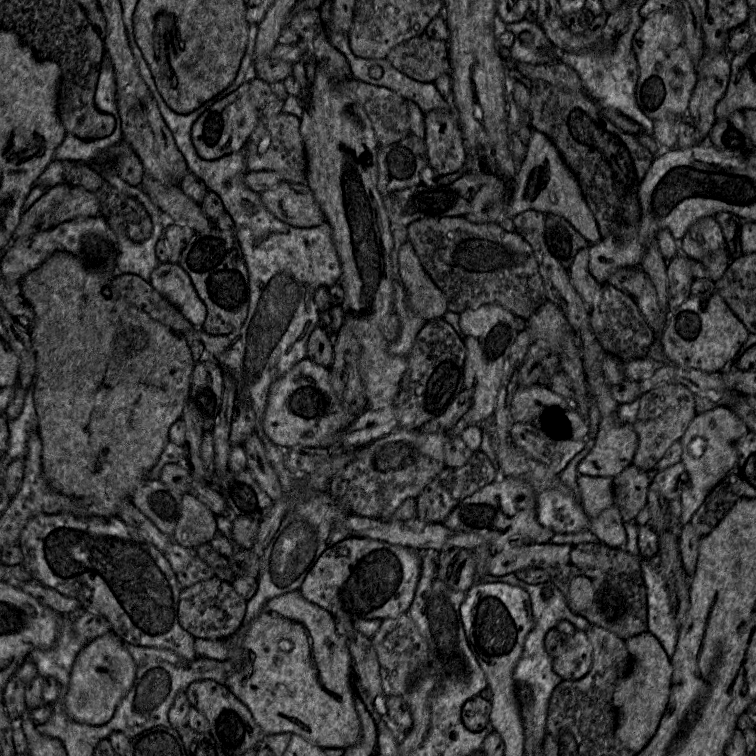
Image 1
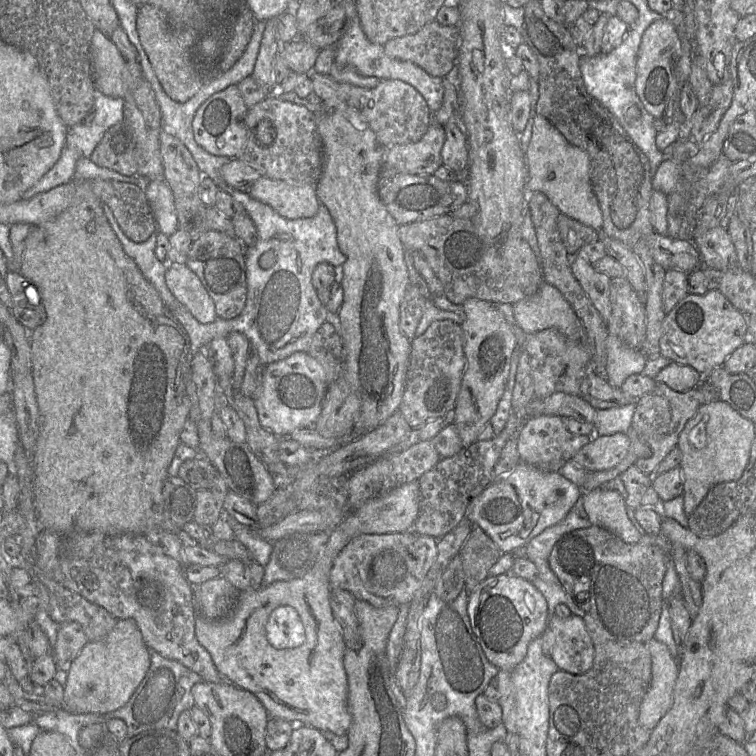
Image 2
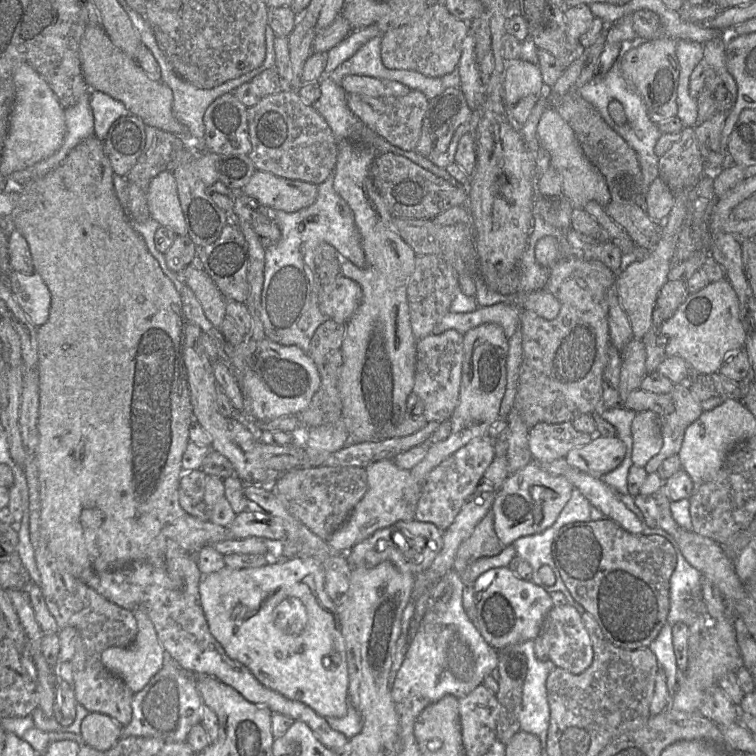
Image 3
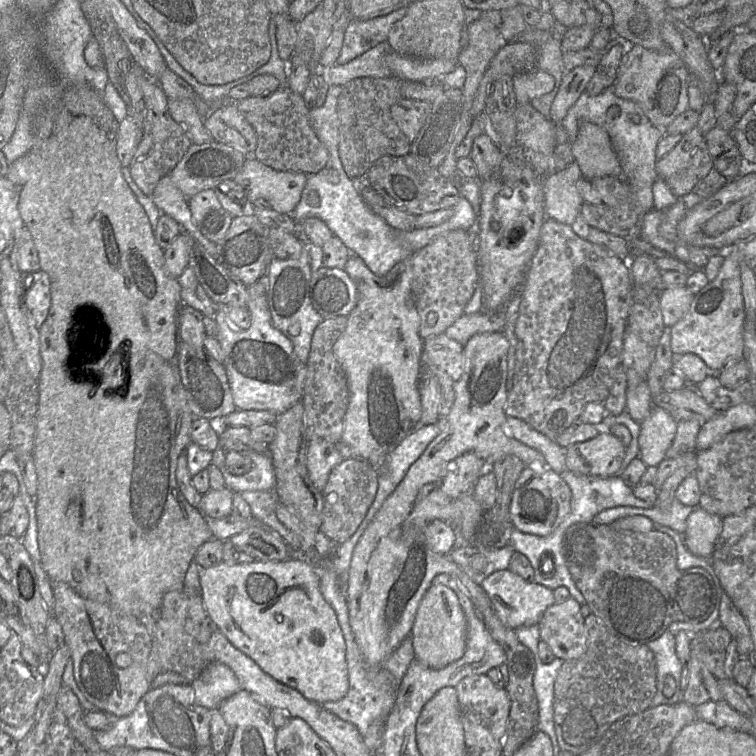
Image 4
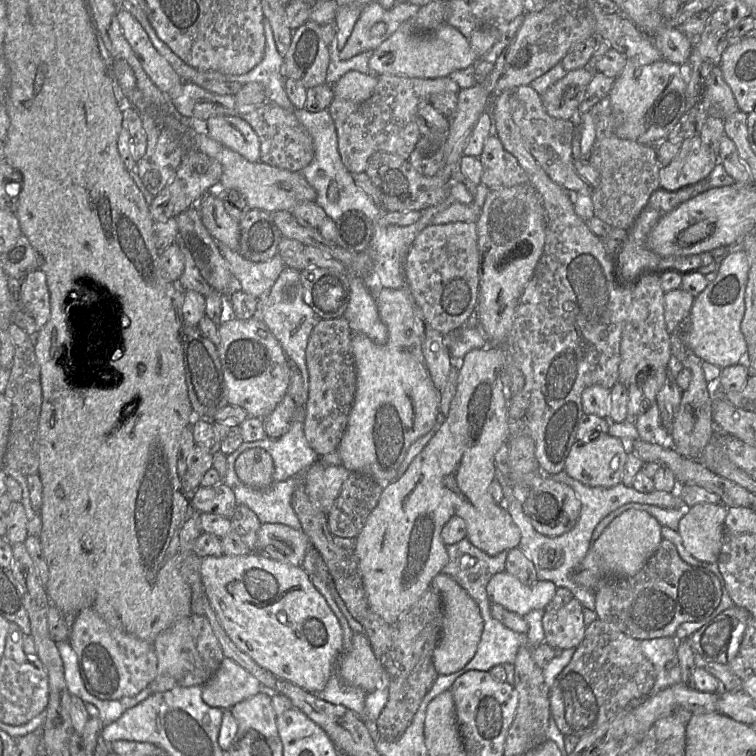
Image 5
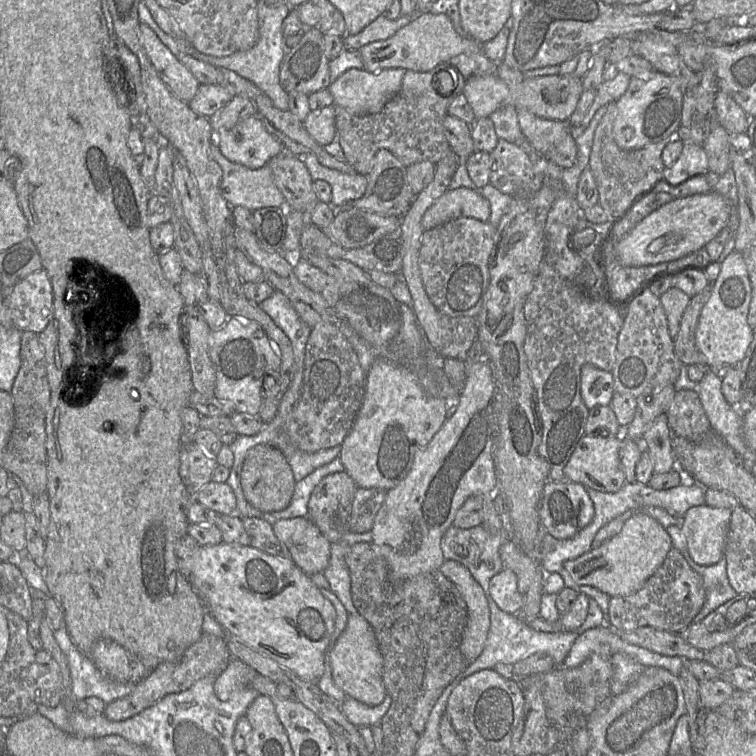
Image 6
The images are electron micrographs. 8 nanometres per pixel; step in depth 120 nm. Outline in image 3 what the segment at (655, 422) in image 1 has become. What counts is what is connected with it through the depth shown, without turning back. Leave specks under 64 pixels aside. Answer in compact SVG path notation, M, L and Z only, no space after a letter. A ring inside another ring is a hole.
M687 383L675 384L669 395L671 396L670 404L666 406L664 414L658 414L663 446L659 453L644 466L648 474L657 472L665 459L678 455L686 429L704 411Z

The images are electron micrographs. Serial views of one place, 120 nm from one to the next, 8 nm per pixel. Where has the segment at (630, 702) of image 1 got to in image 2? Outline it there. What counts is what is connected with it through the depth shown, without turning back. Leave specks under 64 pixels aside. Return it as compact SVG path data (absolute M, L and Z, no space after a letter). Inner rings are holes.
M655 638L644 645L651 656L651 682L640 706L639 721L652 731L672 705L678 662L668 647Z

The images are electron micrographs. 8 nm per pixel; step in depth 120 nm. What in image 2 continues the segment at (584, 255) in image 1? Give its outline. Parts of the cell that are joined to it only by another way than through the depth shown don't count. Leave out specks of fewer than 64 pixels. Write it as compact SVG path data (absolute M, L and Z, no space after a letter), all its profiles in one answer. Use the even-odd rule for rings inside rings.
M576 253L572 257L570 268L573 276L606 323L611 315L609 297L611 279L607 275L598 272L580 253Z

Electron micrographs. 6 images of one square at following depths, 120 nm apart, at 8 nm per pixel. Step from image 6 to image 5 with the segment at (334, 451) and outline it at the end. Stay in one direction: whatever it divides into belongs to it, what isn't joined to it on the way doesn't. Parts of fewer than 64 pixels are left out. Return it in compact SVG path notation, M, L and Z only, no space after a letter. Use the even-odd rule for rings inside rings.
M298 407L289 430L278 439L258 440L258 446L267 451L274 463L273 481L281 482L303 473L321 457L309 446L303 432L305 409Z

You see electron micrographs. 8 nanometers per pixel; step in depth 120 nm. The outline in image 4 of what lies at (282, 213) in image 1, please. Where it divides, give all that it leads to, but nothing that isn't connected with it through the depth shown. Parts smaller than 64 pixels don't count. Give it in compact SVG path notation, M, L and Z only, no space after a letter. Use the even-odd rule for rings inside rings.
M247 156L241 171L230 182L245 191L248 206L267 207L280 213L291 214L301 199L306 181L307 175L304 173L277 171L253 156Z

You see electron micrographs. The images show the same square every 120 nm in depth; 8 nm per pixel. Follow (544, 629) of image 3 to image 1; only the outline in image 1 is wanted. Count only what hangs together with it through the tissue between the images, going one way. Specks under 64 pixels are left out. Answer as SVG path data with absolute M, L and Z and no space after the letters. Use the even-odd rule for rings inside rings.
M576 629L562 653L553 658L553 670L563 680L578 680L589 672L592 661L592 646L586 632Z

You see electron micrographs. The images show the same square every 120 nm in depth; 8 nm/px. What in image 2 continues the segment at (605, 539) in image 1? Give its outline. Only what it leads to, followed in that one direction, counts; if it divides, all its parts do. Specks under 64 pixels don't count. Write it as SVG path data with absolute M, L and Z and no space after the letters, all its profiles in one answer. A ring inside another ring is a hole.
M604 487L582 494L587 517L592 525L605 528L628 544L640 541L640 534L626 514L625 500L616 490Z

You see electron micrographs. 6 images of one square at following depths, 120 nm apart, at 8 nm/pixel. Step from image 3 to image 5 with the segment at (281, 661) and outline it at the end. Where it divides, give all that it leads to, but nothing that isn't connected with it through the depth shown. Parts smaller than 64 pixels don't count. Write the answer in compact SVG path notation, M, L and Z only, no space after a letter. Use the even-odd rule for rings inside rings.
M253 552L242 556L227 556L222 554L219 557L207 556L202 558L200 561L200 576L204 593L212 609L224 631L239 650L247 654L256 664L268 670L279 679L287 680L311 693L318 693L323 690L331 676L334 665L338 661L339 655L342 654L343 630L327 601L315 588L309 574L301 566L276 561L263 554Z

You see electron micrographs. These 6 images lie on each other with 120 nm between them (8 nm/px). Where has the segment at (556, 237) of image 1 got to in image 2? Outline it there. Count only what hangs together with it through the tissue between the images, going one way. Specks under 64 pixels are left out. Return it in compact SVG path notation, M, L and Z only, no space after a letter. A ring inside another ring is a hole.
M564 214L558 216L557 227L570 257L573 257L582 246L600 239L599 231Z

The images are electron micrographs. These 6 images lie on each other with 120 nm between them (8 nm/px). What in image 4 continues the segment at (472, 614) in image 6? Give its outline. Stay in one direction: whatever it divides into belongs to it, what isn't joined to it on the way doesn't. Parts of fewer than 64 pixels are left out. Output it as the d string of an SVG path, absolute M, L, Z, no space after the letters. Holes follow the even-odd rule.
M432 584L424 594L410 634L415 658L432 669L442 669L460 659L466 650L467 621L455 592L441 584Z

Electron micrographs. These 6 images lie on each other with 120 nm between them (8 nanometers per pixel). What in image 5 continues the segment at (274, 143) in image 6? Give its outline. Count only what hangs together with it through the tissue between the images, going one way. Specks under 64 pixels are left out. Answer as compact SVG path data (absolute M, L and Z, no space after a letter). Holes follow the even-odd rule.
M215 116L203 124L206 134L250 162L260 161L260 141L251 125L239 116Z

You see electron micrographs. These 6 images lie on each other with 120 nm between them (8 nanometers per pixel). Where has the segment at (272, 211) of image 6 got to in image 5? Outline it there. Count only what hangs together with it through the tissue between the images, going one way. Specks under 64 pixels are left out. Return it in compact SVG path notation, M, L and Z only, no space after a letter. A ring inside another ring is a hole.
M248 209L239 221L240 238L237 252L251 262L265 262L275 256L283 238L272 213Z

